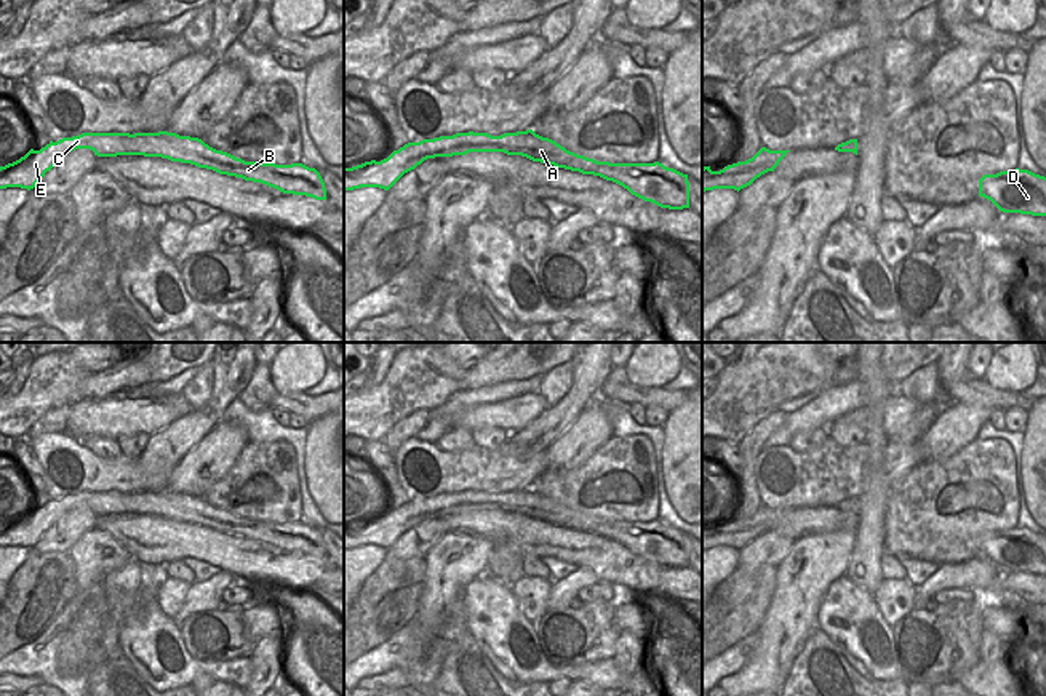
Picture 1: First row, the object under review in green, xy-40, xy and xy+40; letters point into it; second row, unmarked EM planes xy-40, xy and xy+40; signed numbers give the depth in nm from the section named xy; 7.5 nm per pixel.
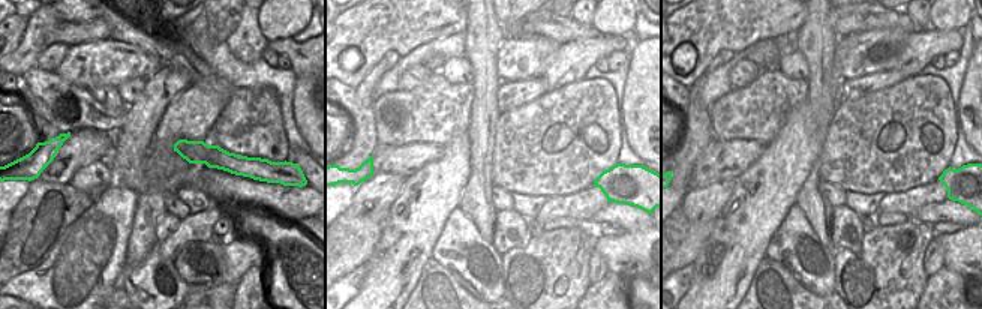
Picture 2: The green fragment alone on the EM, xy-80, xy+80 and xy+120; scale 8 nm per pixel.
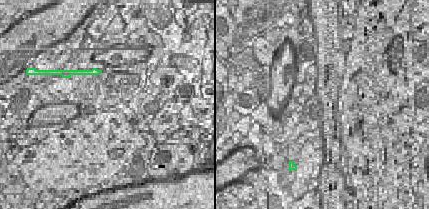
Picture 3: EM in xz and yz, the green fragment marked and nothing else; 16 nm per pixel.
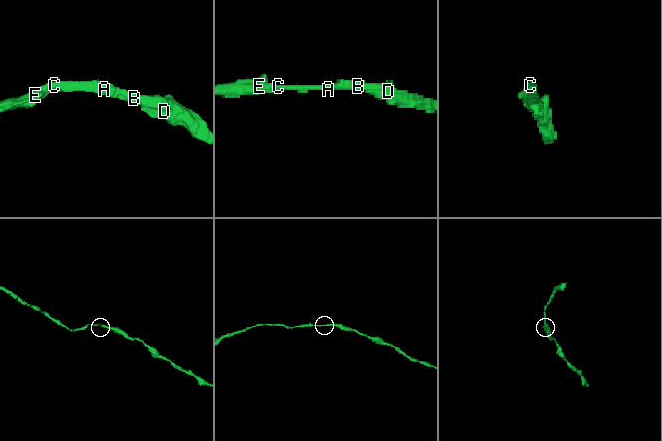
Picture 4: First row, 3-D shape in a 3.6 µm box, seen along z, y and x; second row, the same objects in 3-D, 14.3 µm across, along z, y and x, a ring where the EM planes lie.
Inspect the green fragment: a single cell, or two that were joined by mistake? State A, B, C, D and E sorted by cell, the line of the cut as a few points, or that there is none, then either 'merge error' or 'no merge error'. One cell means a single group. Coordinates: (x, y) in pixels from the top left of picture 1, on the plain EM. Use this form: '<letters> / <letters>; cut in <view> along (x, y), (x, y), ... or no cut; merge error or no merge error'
A B C D E; no cut; no merge error

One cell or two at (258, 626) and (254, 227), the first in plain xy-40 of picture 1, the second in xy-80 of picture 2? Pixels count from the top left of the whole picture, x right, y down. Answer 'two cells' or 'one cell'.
two cells

